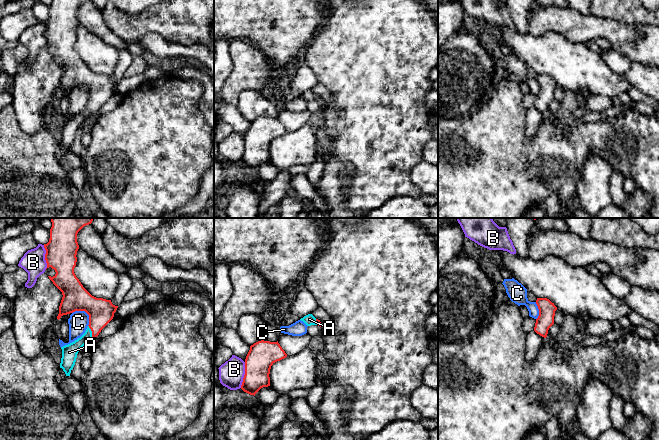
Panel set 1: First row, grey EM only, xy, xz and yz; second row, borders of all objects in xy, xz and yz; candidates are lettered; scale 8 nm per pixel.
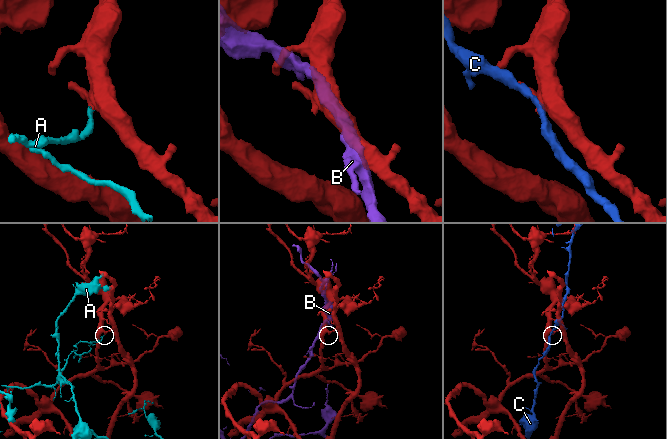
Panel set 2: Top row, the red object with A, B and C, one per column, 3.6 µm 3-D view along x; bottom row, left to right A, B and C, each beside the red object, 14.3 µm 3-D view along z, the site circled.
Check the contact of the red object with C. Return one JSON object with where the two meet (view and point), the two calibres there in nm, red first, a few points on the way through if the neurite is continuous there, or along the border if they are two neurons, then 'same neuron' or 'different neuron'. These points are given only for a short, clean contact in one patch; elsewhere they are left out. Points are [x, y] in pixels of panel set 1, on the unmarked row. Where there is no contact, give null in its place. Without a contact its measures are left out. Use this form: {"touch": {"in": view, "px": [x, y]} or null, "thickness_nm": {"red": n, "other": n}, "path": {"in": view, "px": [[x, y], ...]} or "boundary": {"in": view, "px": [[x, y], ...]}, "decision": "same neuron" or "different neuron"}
{"touch": {"in": "xy", "px": [85, 87]}, "thickness_nm": {"red": 200, "other": 160}, "decision": "different neuron"}

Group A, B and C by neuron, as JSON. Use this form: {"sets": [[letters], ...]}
{"sets": [["A"], ["B"], ["C"]]}

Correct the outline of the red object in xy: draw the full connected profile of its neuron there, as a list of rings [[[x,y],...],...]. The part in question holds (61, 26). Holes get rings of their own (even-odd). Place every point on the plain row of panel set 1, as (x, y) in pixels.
[[[52,0],[50,15],[44,24],[47,44],[51,43],[56,48],[53,53],[48,53],[63,71],[57,95],[75,87],[85,87],[95,116],[113,95],[118,82],[111,76],[92,72],[74,49],[79,25],[77,10],[86,1],[89,0]]]

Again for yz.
[[[537,74],[536,80],[539,85],[539,92],[536,95],[534,107],[546,114],[549,104],[554,100],[557,83],[547,74]]]

